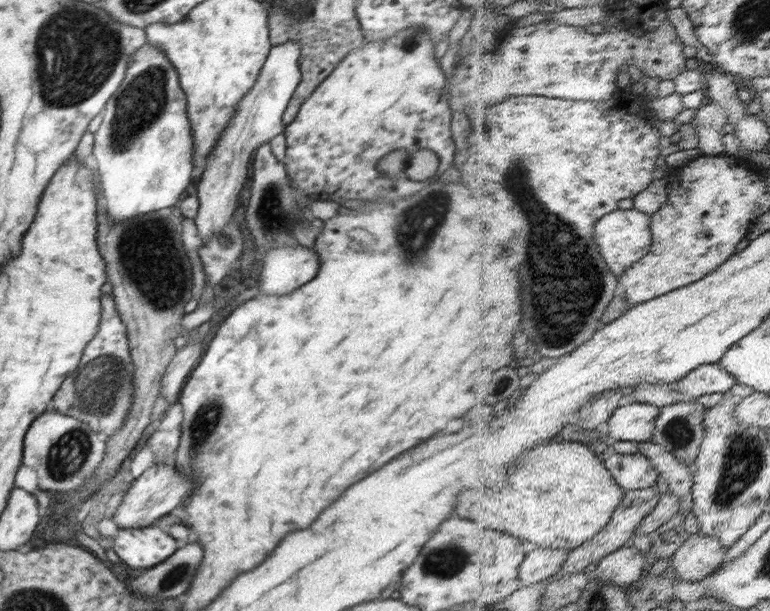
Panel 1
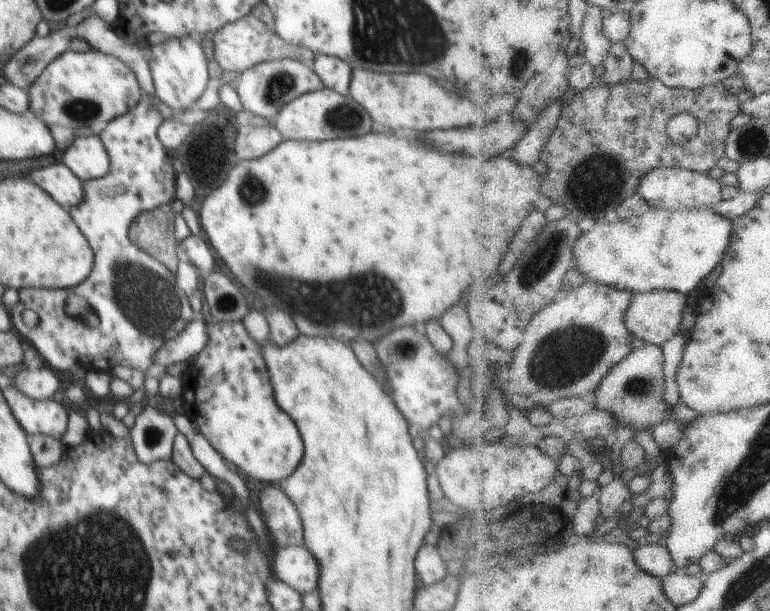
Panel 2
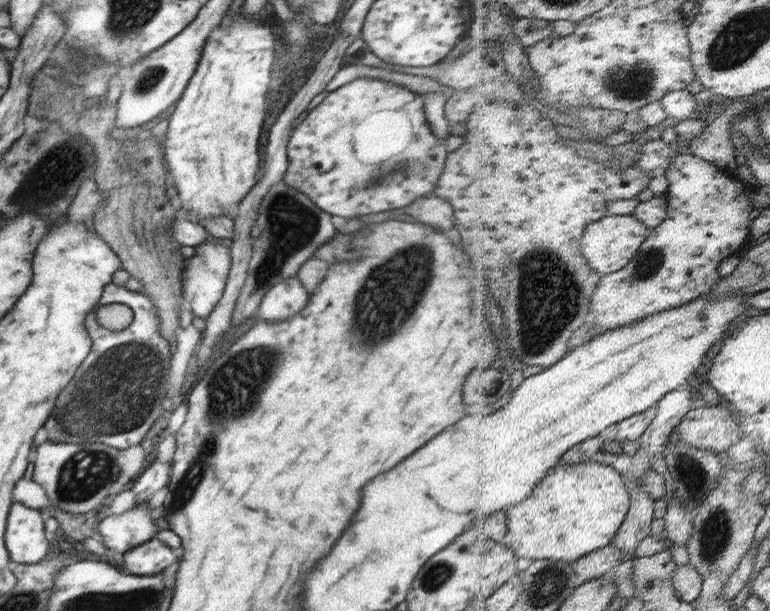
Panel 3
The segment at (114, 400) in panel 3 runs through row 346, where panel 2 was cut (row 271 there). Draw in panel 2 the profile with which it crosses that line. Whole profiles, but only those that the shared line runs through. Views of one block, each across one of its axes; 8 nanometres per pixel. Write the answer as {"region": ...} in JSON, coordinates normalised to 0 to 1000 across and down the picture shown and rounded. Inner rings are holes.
{"region":[[[184,151],[184,160],[173,180],[148,193],[129,221],[135,242],[143,255],[143,278],[131,291],[110,298],[112,324],[106,334],[88,344],[104,380],[112,386],[117,406],[122,406],[122,432],[119,445],[109,462],[96,471],[64,475],[55,471],[29,471],[26,491],[12,504],[17,540],[27,553],[34,553],[49,574],[60,596],[86,609],[99,596],[112,606],[123,604],[145,609],[152,599],[171,601],[188,612],[204,610],[200,602],[200,583],[216,558],[227,553],[252,524],[252,511],[244,494],[239,475],[229,463],[227,452],[192,414],[187,414],[168,390],[169,370],[184,349],[197,345],[213,334],[221,334],[229,322],[229,283],[221,247],[216,247],[204,226],[205,206],[216,193],[205,187],[195,157]],[[100,481],[112,491],[112,498],[122,507],[130,522],[125,537],[108,530],[106,524],[92,519],[83,507],[88,484]],[[31,507],[43,507],[49,517],[49,530],[36,537],[27,516]]]}

